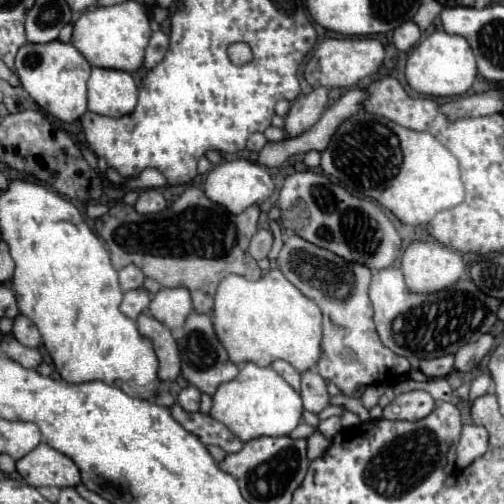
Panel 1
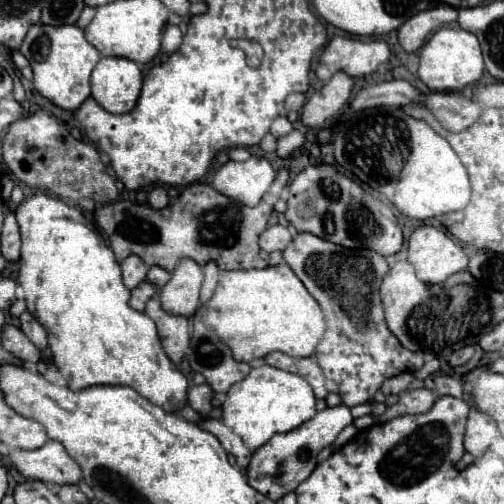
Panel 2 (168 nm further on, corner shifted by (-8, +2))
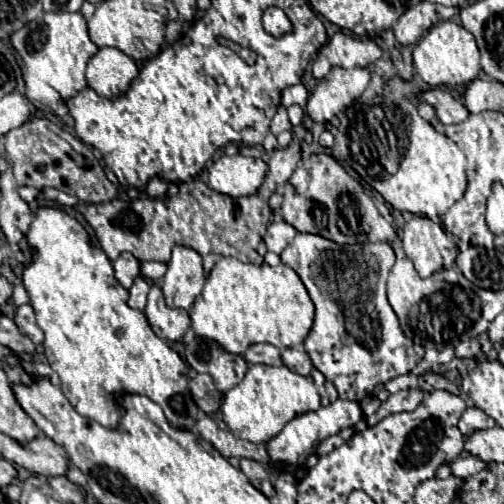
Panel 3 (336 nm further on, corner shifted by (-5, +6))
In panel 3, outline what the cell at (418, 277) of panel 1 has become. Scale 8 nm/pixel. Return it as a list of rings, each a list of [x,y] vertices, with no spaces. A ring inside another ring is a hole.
[[[413,216],[407,220],[401,244],[405,256],[413,262],[421,278],[429,278],[431,274],[453,266],[459,254],[443,226],[425,216]]]

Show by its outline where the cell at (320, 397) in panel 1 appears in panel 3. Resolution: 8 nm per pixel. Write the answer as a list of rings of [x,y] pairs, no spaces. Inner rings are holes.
[[[289,348],[289,350],[285,350],[281,354],[281,358],[283,358],[283,362],[287,362],[289,370],[293,370],[293,372],[297,372],[297,374],[311,380],[313,364],[311,364],[311,360],[309,360],[309,356],[307,356],[307,352],[303,348]]]

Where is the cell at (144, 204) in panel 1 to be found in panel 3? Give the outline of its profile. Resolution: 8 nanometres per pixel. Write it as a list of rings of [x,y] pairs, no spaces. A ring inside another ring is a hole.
[[[153,178],[149,182],[149,186],[147,186],[147,194],[151,198],[163,198],[167,194],[167,184],[163,180],[159,180],[159,178]]]

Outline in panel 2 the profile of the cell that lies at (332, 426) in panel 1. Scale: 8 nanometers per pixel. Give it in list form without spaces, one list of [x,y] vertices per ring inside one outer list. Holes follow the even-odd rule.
[[[340,404],[340,406],[326,406],[324,410],[316,412],[316,416],[308,422],[304,422],[300,428],[290,430],[286,434],[276,434],[272,436],[264,446],[260,446],[258,450],[254,450],[246,476],[248,476],[248,484],[258,490],[260,494],[272,498],[272,500],[280,500],[282,496],[286,496],[288,492],[294,492],[296,486],[306,480],[312,470],[316,468],[316,456],[324,446],[334,444],[336,436],[342,432],[342,428],[346,428],[348,424],[352,424],[354,418],[350,414],[350,408]]]

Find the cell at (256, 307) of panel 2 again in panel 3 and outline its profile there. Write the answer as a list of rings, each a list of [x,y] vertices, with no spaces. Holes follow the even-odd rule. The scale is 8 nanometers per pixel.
[[[221,258],[209,272],[201,296],[191,310],[191,328],[203,338],[219,342],[227,352],[243,354],[249,346],[269,342],[281,352],[303,346],[311,332],[315,306],[301,278],[285,264],[243,264],[237,258]]]

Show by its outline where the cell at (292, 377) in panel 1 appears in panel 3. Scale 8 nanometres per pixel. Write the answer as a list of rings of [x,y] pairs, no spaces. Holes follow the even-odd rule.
[[[253,344],[245,350],[243,358],[249,364],[267,364],[267,366],[281,366],[281,352],[271,344]]]

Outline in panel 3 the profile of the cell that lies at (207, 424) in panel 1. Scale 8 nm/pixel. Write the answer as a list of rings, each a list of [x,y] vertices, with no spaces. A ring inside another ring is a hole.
[[[237,458],[239,460],[239,468],[241,472],[249,478],[249,482],[261,490],[265,496],[273,496],[273,484],[269,482],[269,470],[265,470],[265,466],[257,460],[247,460],[247,458]]]

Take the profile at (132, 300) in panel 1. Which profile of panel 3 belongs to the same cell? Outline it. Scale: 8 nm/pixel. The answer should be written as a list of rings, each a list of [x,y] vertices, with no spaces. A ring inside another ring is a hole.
[[[139,276],[139,278],[133,282],[133,286],[129,288],[129,306],[135,308],[135,310],[145,310],[149,288],[151,288],[151,282],[149,282],[147,278]]]

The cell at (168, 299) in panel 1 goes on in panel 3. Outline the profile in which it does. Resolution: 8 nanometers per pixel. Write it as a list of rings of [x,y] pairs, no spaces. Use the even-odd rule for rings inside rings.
[[[175,246],[171,260],[167,262],[167,272],[157,282],[163,290],[165,302],[173,308],[189,310],[201,294],[203,284],[205,272],[201,266],[201,256],[187,246]]]

